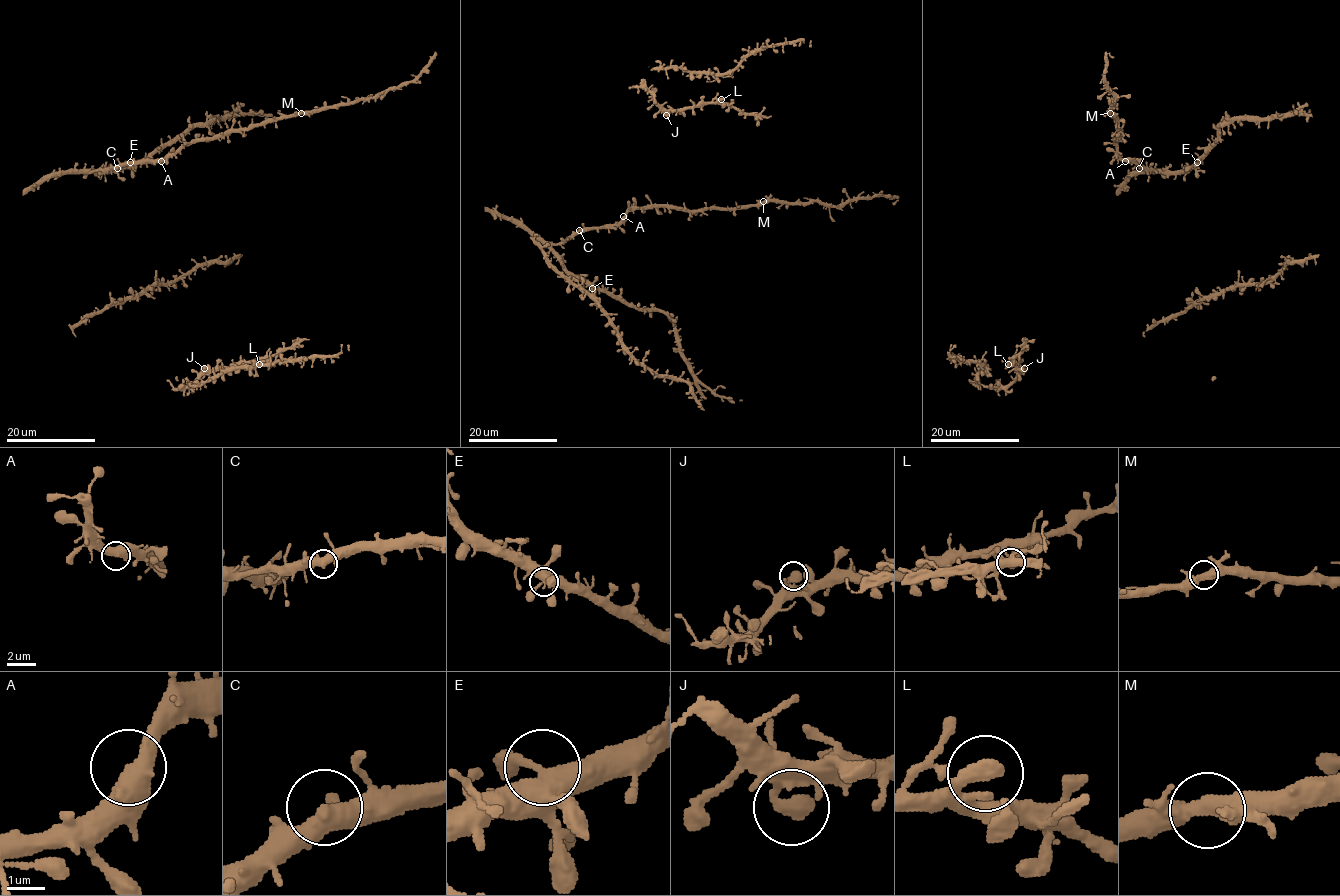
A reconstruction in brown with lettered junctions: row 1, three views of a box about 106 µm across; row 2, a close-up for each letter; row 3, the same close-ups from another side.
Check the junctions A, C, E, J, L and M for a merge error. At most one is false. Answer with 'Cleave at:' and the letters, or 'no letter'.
Cleave at: no letter

